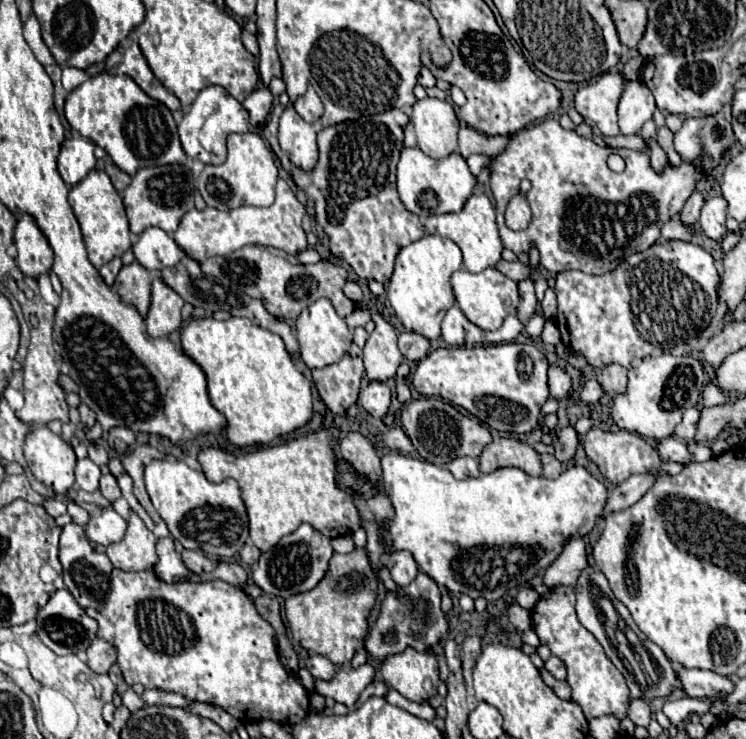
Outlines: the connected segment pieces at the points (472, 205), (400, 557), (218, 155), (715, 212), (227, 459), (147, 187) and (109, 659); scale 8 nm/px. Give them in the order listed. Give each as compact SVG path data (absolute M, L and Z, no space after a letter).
M482 192L472 194L464 208L458 214L440 214L440 216L430 216L424 224L428 234L434 234L434 228L440 236L450 238L452 242L458 244L458 248L464 254L464 268L468 272L482 272L484 268L496 266L496 262L502 258L502 242L498 236L496 228L496 216L494 216L494 206L490 198Z
M390 552L384 566L390 570L398 586L408 586L418 574L418 564L410 552Z
M208 86L204 88L194 104L190 106L190 112L182 118L178 126L180 142L188 158L200 160L202 164L222 164L226 156L226 138L232 132L248 132L248 112L246 108L222 86Z
M714 196L704 202L700 212L700 226L704 234L712 240L720 240L726 234L726 200L722 196Z
M322 426L316 432L308 432L280 446L272 446L272 448L264 448L264 450L256 450L256 452L248 452L240 456L232 456L220 448L206 448L198 454L198 462L208 480L222 482L226 478L234 478L238 482L242 500L246 504L248 518L250 518L250 538L264 552L276 546L282 536L292 534L302 522L312 524L318 532L322 532L328 538L350 536L360 528L358 510L351 495L336 482L336 460L338 460L336 440L340 440L340 430Z
M166 164L166 166L140 168L132 178L132 184L122 194L130 230L134 234L142 234L146 228L158 226L166 234L174 234L184 214L194 208L194 194L196 194L194 174L190 166Z
M96 638L86 650L86 654L88 654L88 666L98 674L108 674L110 666L116 664L116 648L102 638Z

